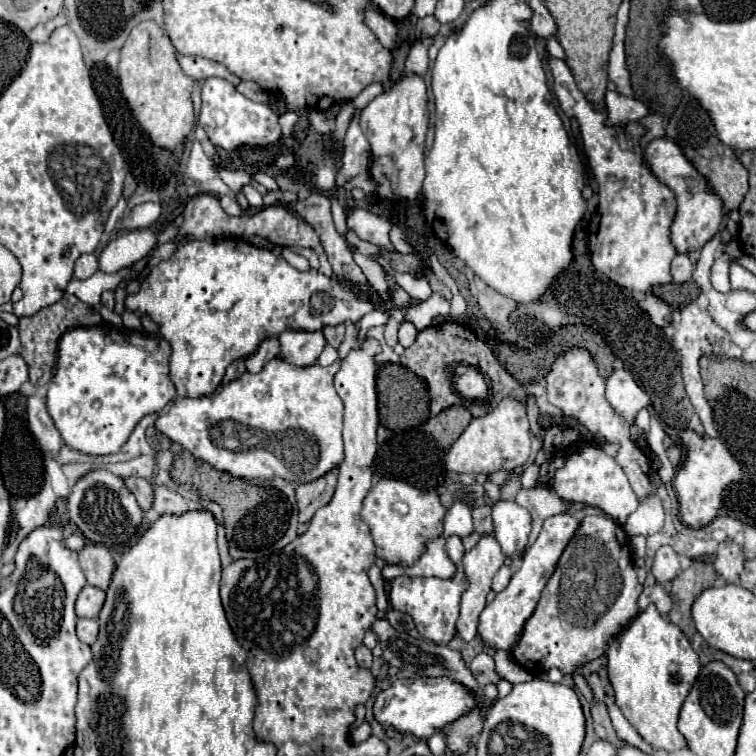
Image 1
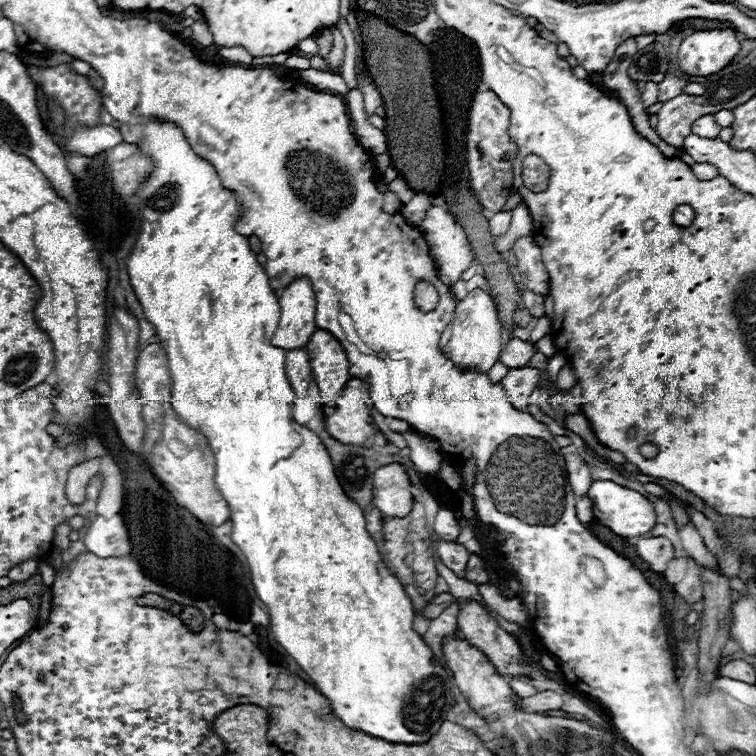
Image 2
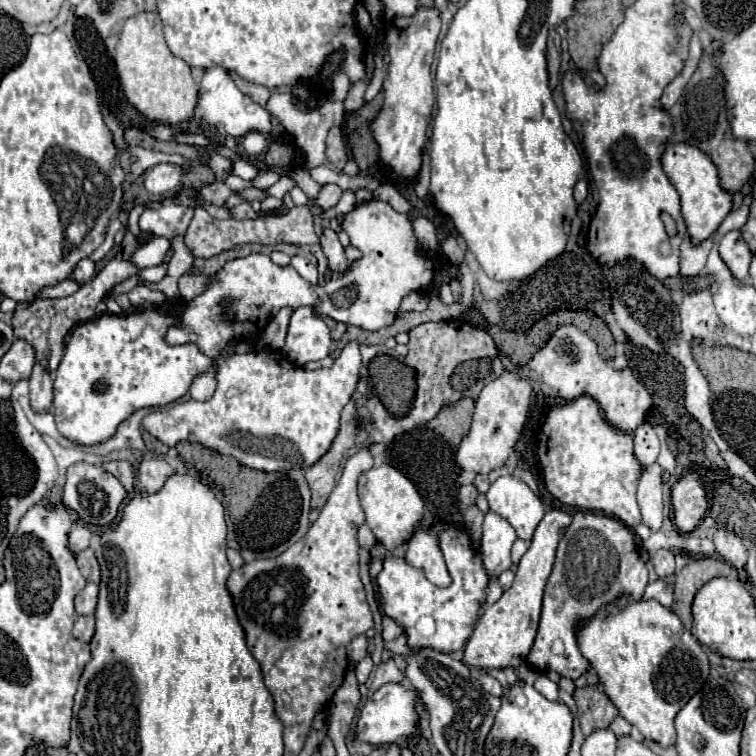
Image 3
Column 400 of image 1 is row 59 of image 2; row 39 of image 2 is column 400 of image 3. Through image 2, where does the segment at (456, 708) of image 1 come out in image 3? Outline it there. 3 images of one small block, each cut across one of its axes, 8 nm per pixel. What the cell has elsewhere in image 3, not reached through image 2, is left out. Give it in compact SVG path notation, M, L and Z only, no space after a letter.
M384 684L366 700L364 708L360 710L360 718L356 724L356 740L366 742L370 746L382 746L414 734L418 726L416 700L418 694L414 690L406 690L400 684Z

